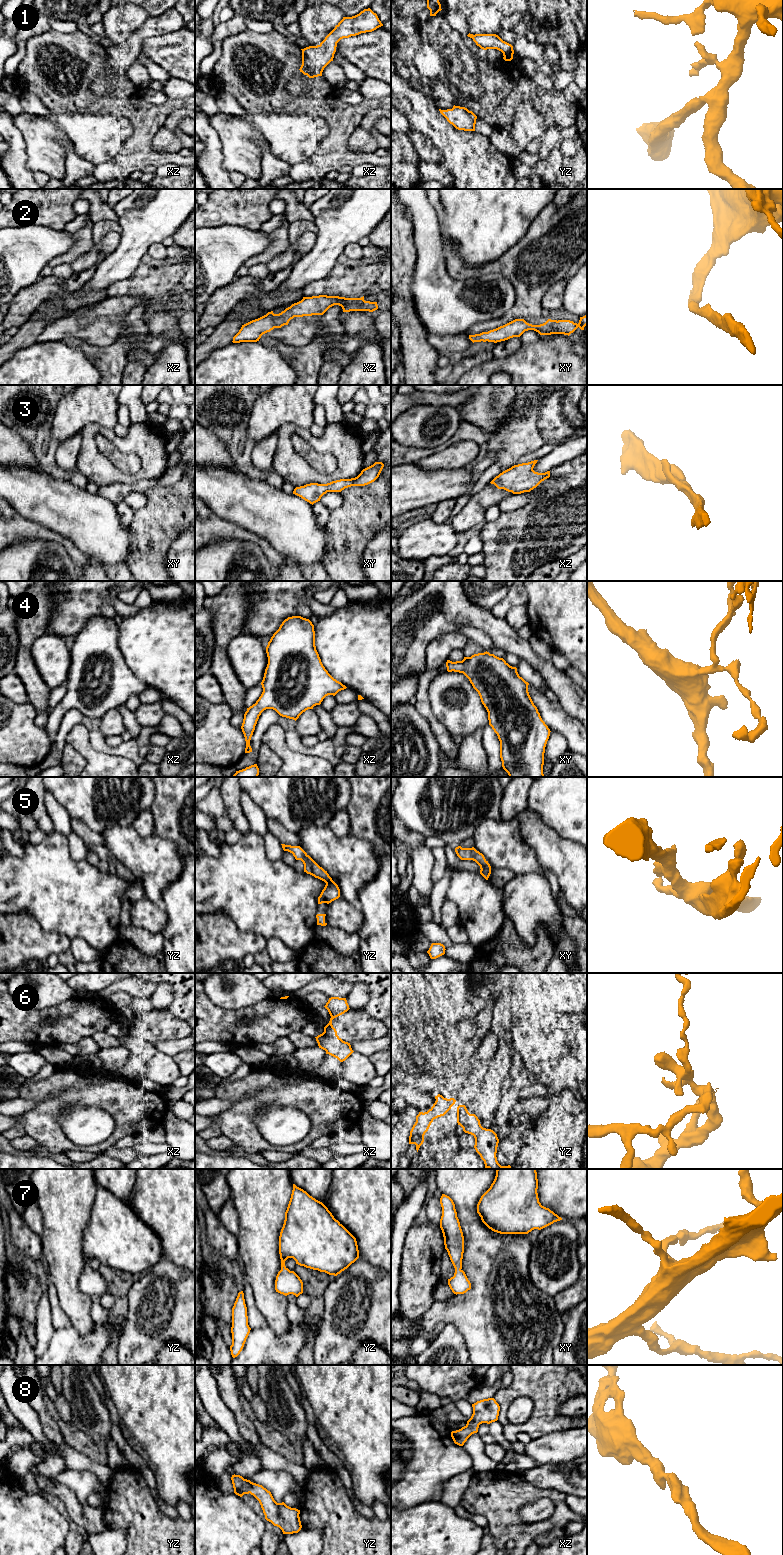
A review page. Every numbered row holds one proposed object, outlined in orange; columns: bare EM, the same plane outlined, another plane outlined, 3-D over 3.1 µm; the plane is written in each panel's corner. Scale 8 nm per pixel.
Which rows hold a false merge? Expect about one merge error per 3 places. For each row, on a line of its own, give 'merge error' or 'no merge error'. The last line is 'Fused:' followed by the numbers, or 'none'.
1: no merge error
2: no merge error
3: no merge error
4: no merge error
5: no merge error
6: no merge error
7: no merge error
8: no merge error
Fused: none

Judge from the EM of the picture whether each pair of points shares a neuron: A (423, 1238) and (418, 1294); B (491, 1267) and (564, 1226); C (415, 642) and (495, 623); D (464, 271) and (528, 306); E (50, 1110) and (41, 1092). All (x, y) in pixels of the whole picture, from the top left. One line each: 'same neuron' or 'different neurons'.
A: same neuron
B: different neurons
C: same neuron
D: same neuron
E: same neuron

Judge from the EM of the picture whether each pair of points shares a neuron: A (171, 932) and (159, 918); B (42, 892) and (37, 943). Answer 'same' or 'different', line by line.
A: different
B: different

